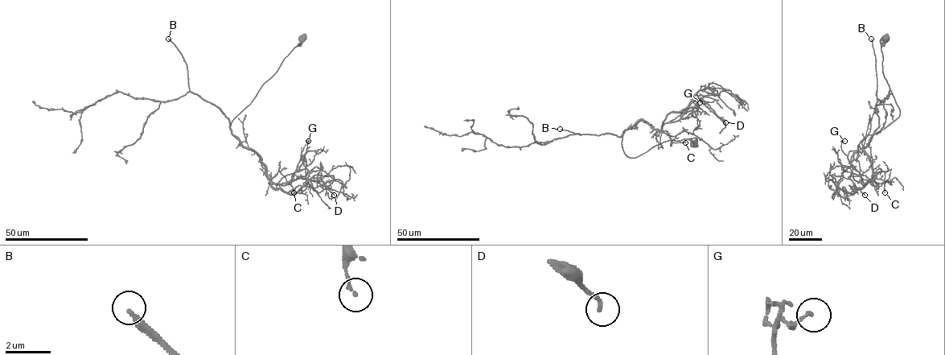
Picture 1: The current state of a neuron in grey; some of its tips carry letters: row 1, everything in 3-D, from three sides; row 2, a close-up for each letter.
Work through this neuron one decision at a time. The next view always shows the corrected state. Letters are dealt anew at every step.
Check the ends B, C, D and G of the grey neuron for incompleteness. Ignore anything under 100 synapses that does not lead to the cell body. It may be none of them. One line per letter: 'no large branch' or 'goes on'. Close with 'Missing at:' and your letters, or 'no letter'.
B: goes on
C: no large branch
D: no large branch
G: no large branch
Missing at: B

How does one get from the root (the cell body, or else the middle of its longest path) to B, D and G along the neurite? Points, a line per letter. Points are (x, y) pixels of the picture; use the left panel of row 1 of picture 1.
B: (302, 38), (252, 101), (232, 119), (232, 133), (226, 115), (215, 105), (190, 91), (186, 63), (168, 39)
D: (302, 38), (234, 117), (231, 131), (259, 156), (273, 188), (295, 193), (310, 187), (334, 195)
G: (302, 38), (234, 117), (230, 130), (259, 156), (269, 179), (282, 184), (302, 163), (308, 141)

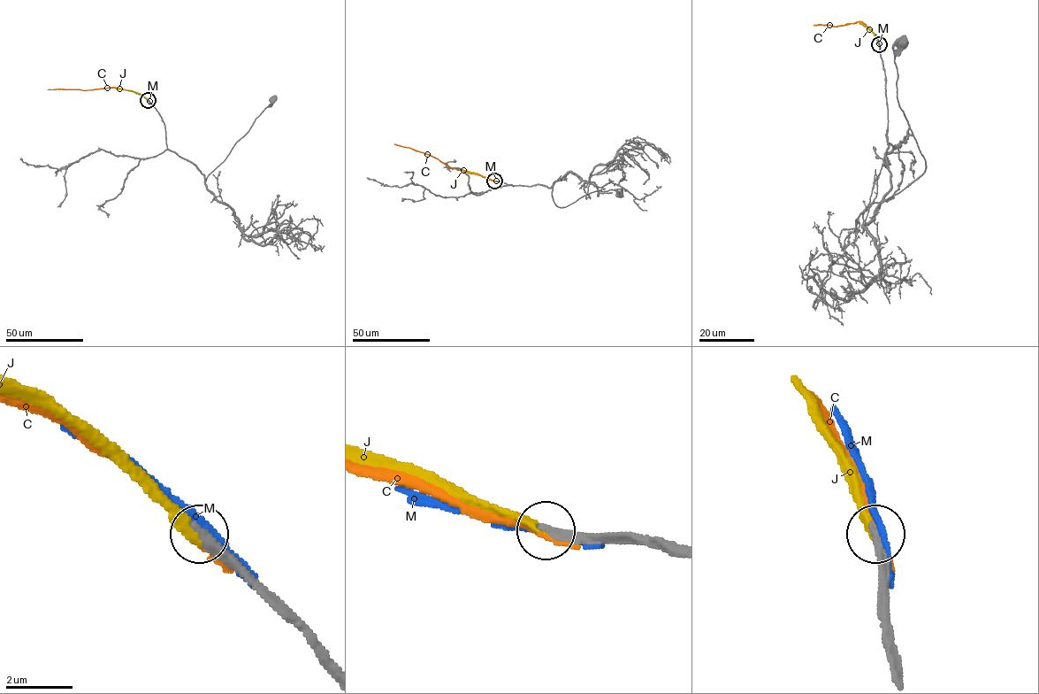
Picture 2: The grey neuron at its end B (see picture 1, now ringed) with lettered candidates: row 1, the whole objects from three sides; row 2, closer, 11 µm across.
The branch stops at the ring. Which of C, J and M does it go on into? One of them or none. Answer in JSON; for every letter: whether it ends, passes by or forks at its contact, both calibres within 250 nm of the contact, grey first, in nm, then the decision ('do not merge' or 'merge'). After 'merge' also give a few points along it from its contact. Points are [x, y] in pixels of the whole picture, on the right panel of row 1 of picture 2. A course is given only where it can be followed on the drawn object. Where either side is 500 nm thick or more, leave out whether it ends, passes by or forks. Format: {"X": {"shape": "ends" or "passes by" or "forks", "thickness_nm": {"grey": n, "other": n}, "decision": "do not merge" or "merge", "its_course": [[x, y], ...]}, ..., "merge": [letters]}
{"C": {"shape": "ends", "thickness_nm": {"grey": 320, "other": 280}, "decision": "do not merge"}, "J": {"shape": "ends", "thickness_nm": {"grey": 260, "other": 260}, "decision": "merge", "its_course": [[879, 44], [871, 31], [859, 23]]}, "M": {"shape": "ends", "thickness_nm": {"grey": 240, "other": 240}, "decision": "do not merge"}, "merge": ["J"]}

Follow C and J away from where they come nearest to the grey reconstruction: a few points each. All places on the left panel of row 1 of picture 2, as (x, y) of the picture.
C: (148, 101), (133, 91), (117, 88), (48, 89)
J: (148, 100), (132, 90), (116, 88)

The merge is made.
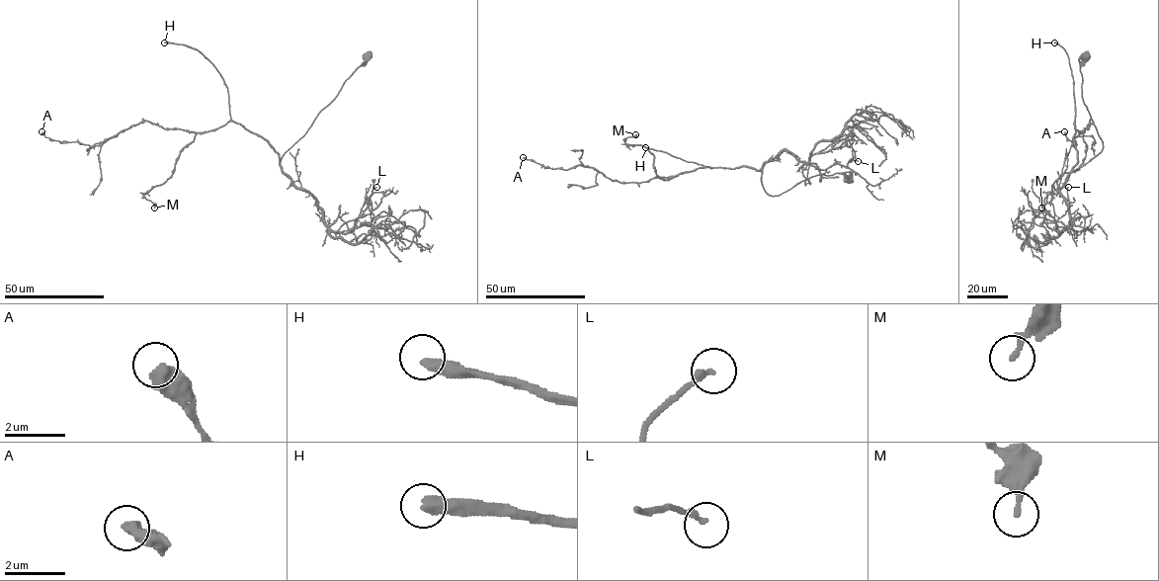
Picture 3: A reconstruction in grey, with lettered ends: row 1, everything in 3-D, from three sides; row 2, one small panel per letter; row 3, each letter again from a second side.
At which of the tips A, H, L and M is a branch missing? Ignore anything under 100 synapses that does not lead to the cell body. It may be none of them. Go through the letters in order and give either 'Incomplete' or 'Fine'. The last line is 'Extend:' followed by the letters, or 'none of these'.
A: Fine
H: Incomplete
L: Fine
M: Fine
Extend: H

